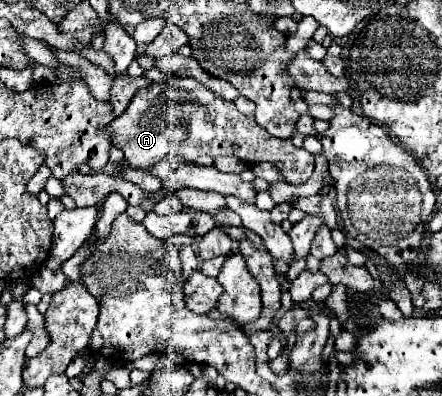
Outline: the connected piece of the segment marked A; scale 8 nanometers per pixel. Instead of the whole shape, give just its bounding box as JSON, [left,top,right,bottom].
[109,76,315,184]

